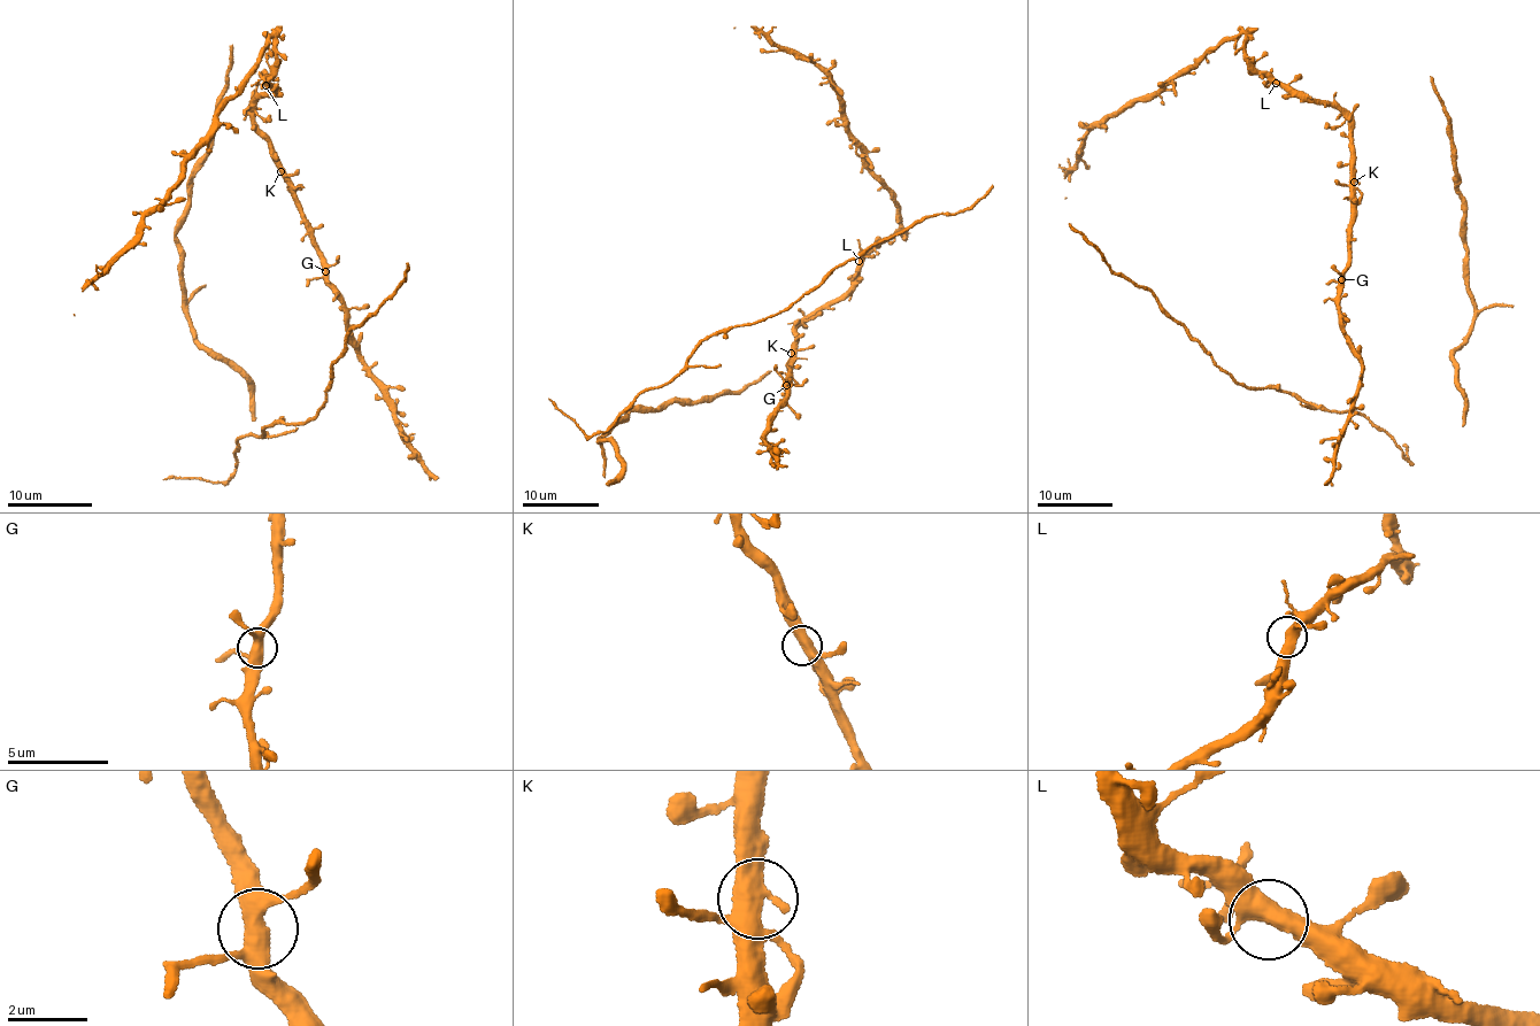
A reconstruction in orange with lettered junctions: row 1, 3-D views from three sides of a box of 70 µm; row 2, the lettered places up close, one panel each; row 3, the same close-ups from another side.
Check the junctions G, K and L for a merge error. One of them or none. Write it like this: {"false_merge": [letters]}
{"false_merge": []}

